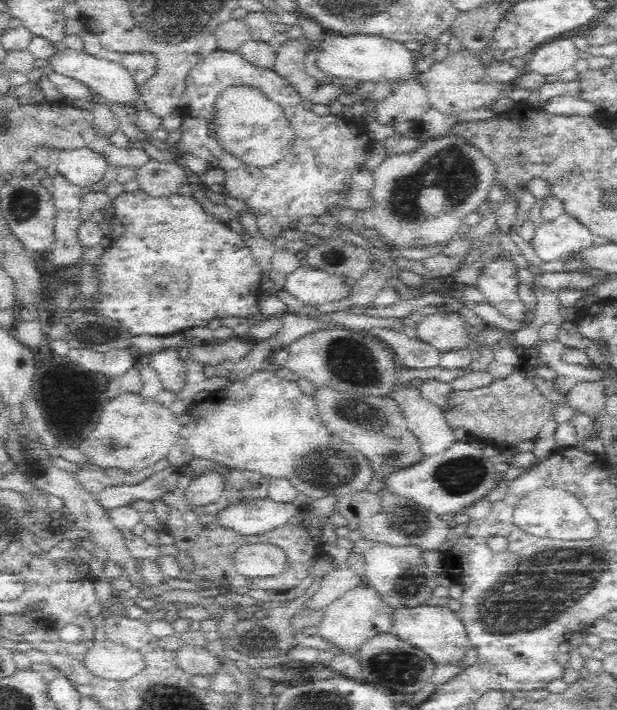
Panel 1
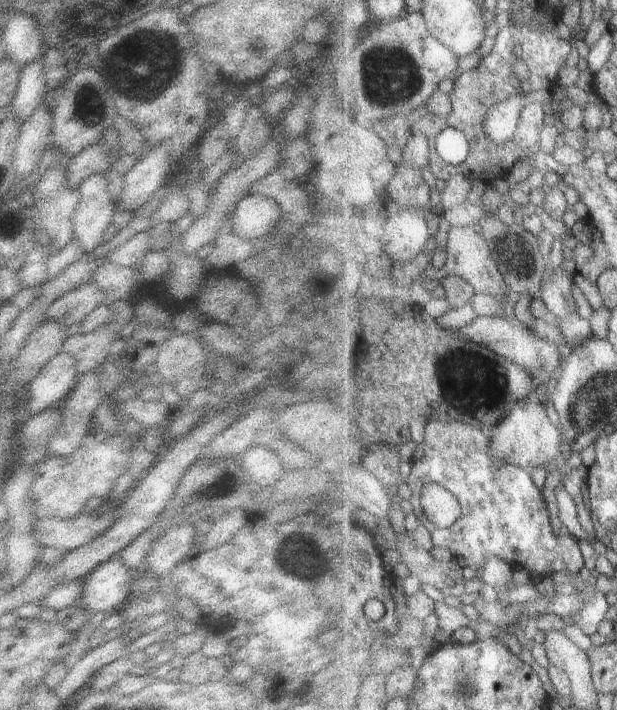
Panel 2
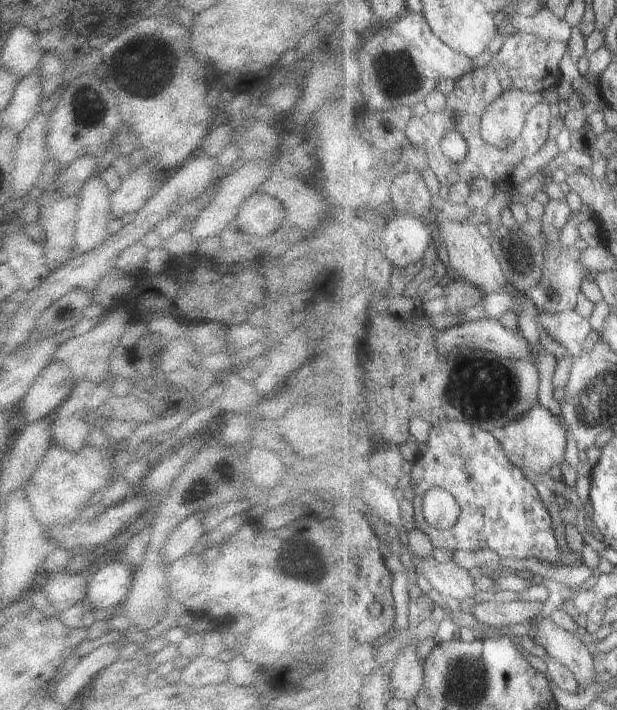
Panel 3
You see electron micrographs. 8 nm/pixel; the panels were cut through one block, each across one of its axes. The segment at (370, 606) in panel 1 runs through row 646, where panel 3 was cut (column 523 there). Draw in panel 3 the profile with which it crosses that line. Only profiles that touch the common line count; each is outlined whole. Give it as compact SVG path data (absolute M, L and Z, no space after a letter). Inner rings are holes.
M479 319L474 321L463 321L457 325L442 330L438 337L435 337L436 349L440 357L446 357L452 349L465 351L466 348L479 351L489 351L498 354L500 357L515 360L533 361L533 350L531 344L523 338L517 329L507 329L496 319Z

